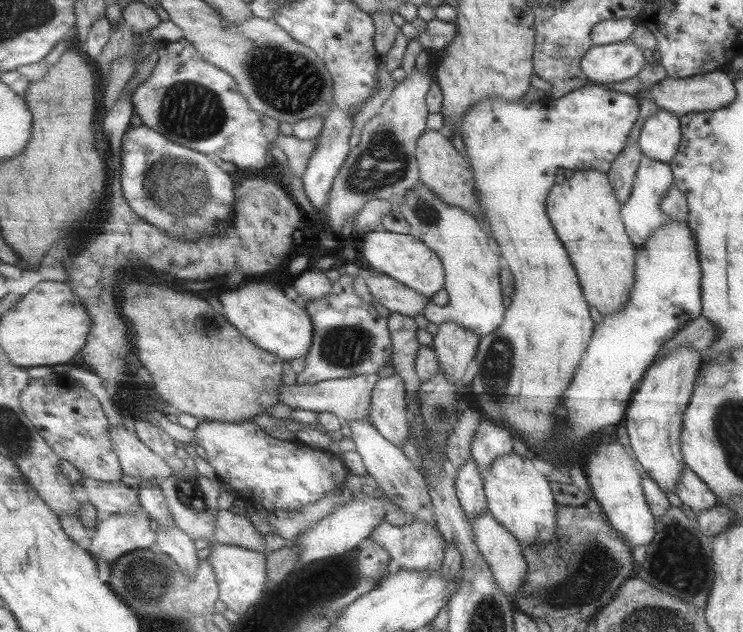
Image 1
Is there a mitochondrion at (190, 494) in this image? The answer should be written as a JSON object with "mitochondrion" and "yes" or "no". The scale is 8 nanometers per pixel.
{"mitochondrion":"yes"}

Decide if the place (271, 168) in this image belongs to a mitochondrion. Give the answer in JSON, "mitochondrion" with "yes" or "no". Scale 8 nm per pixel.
{"mitochondrion":"no"}

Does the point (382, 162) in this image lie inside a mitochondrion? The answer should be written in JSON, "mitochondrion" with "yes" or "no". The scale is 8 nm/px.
{"mitochondrion":"yes"}

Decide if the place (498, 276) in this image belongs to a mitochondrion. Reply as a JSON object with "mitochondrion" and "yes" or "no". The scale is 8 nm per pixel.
{"mitochondrion":"no"}

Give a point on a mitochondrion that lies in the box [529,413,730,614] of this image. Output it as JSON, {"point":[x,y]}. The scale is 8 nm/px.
{"point":[678,562]}

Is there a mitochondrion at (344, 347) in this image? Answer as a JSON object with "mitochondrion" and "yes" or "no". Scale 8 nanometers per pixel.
{"mitochondrion":"yes"}

